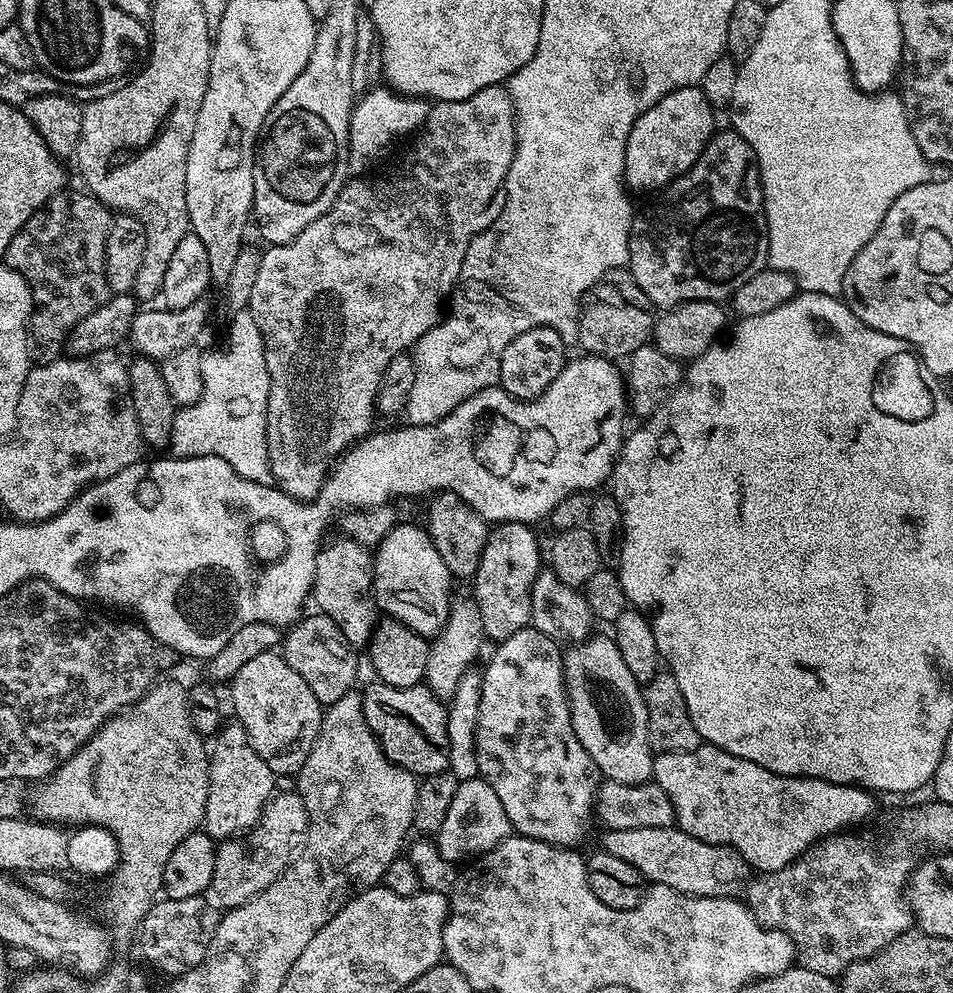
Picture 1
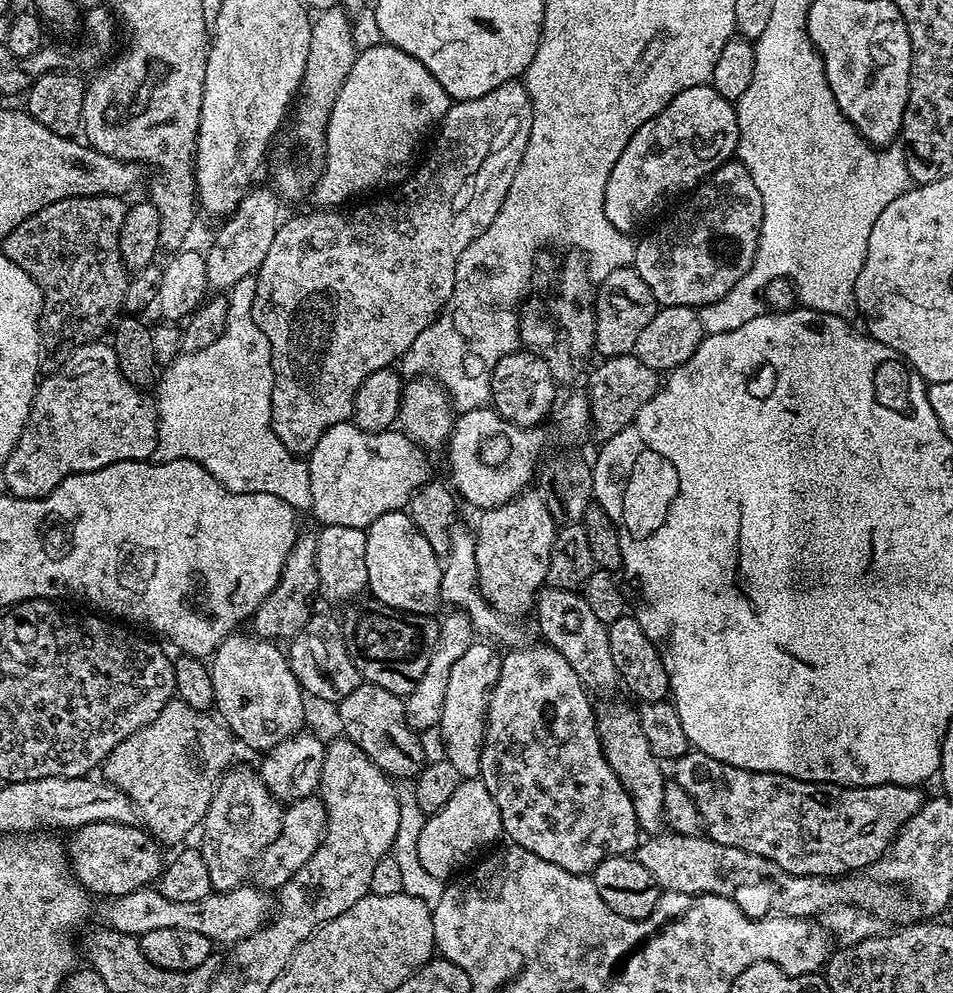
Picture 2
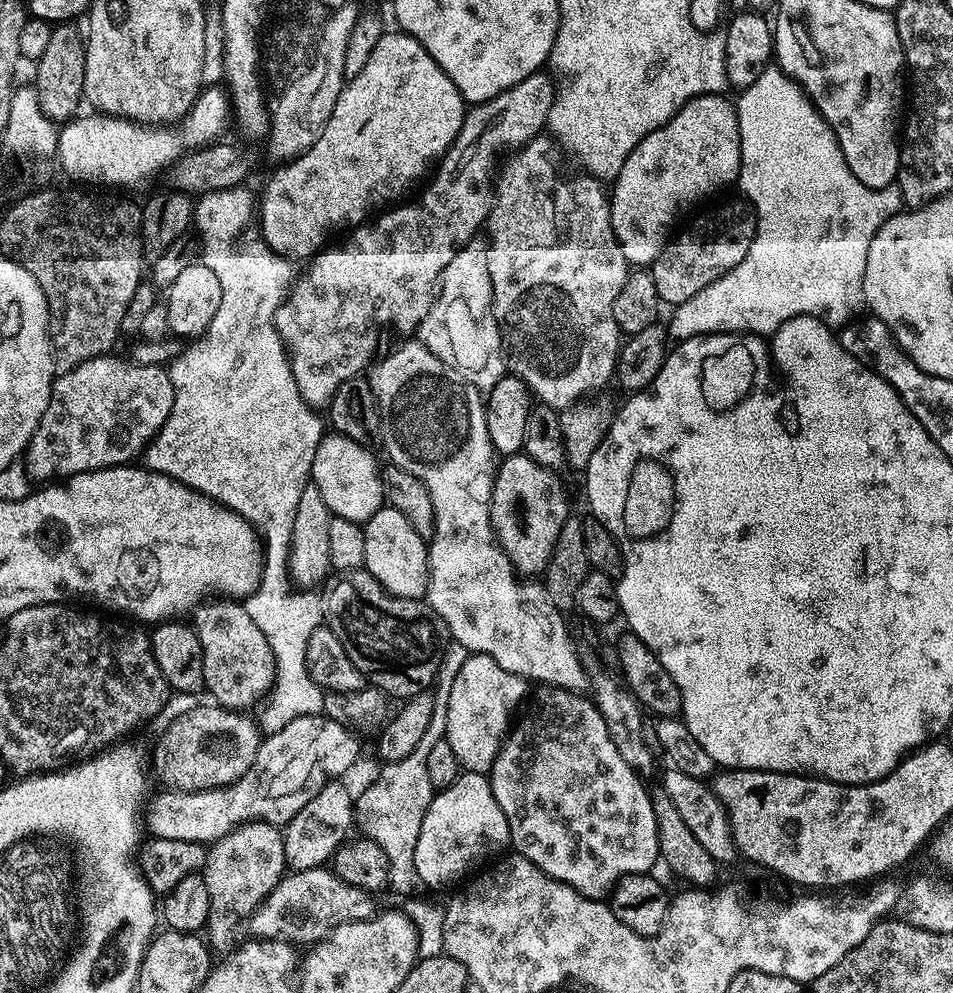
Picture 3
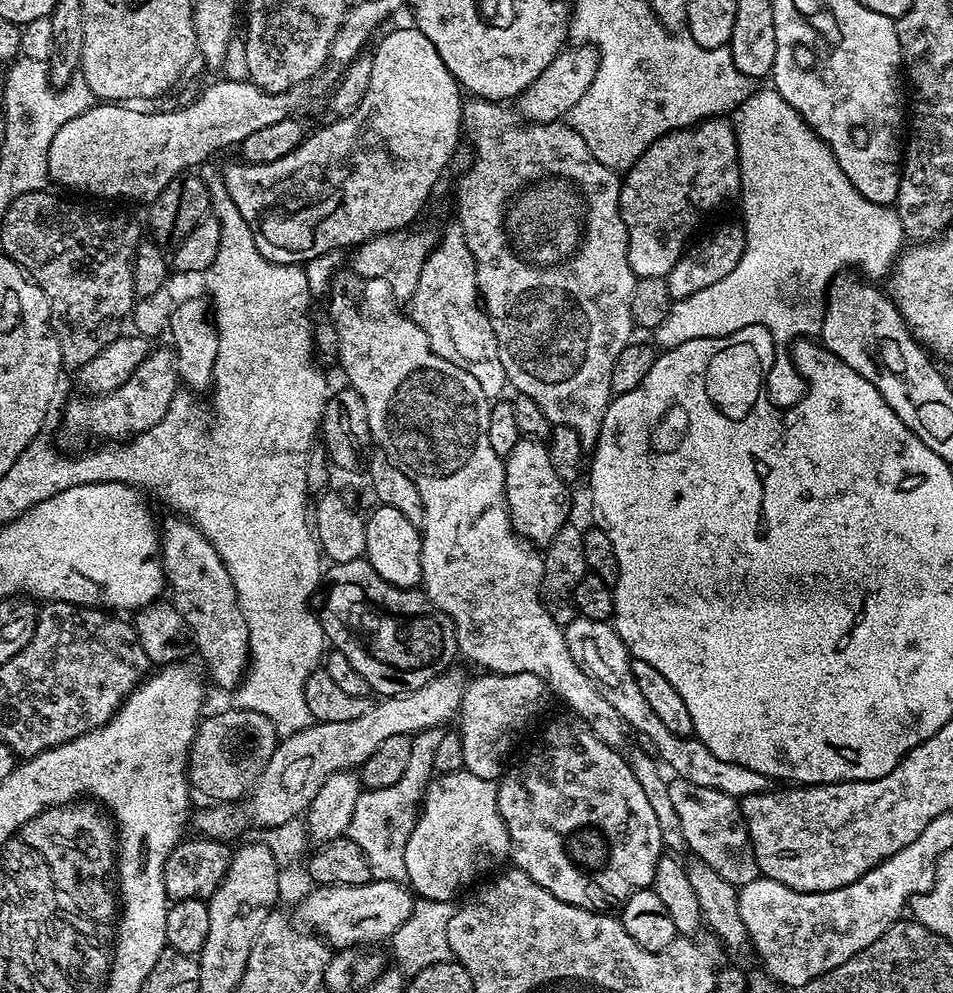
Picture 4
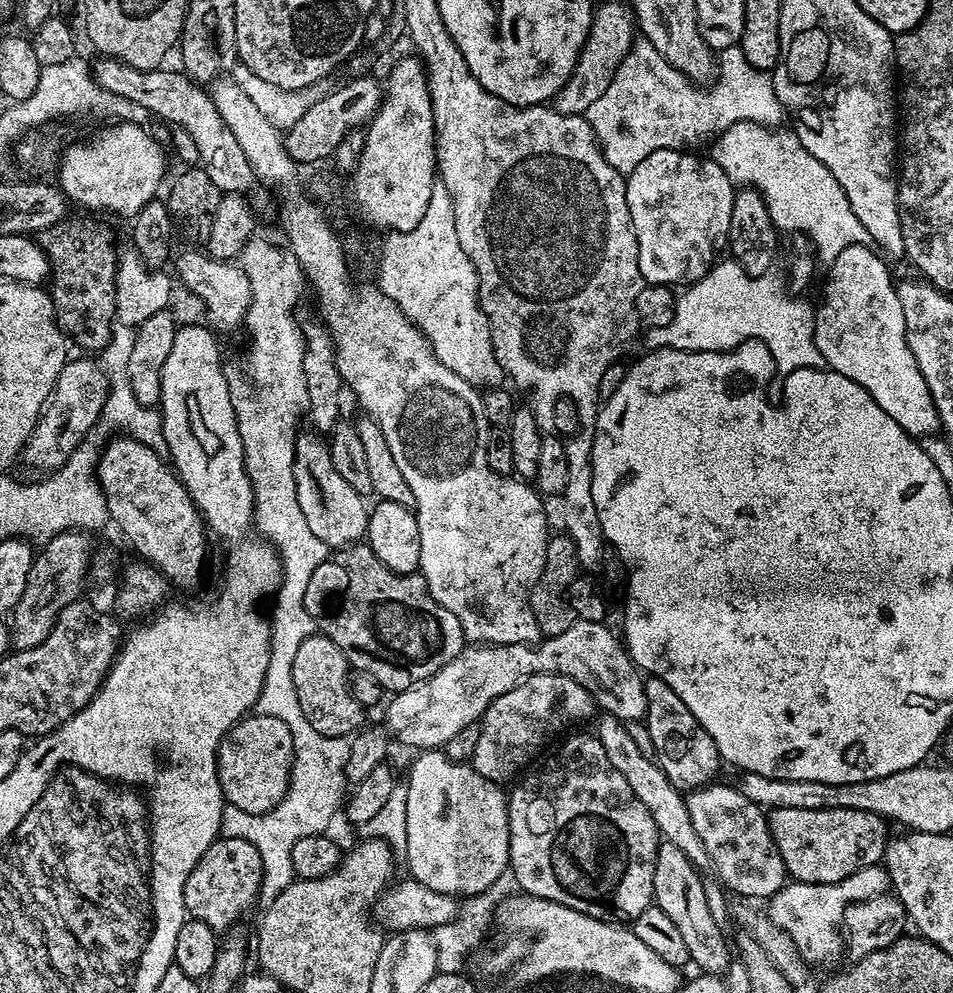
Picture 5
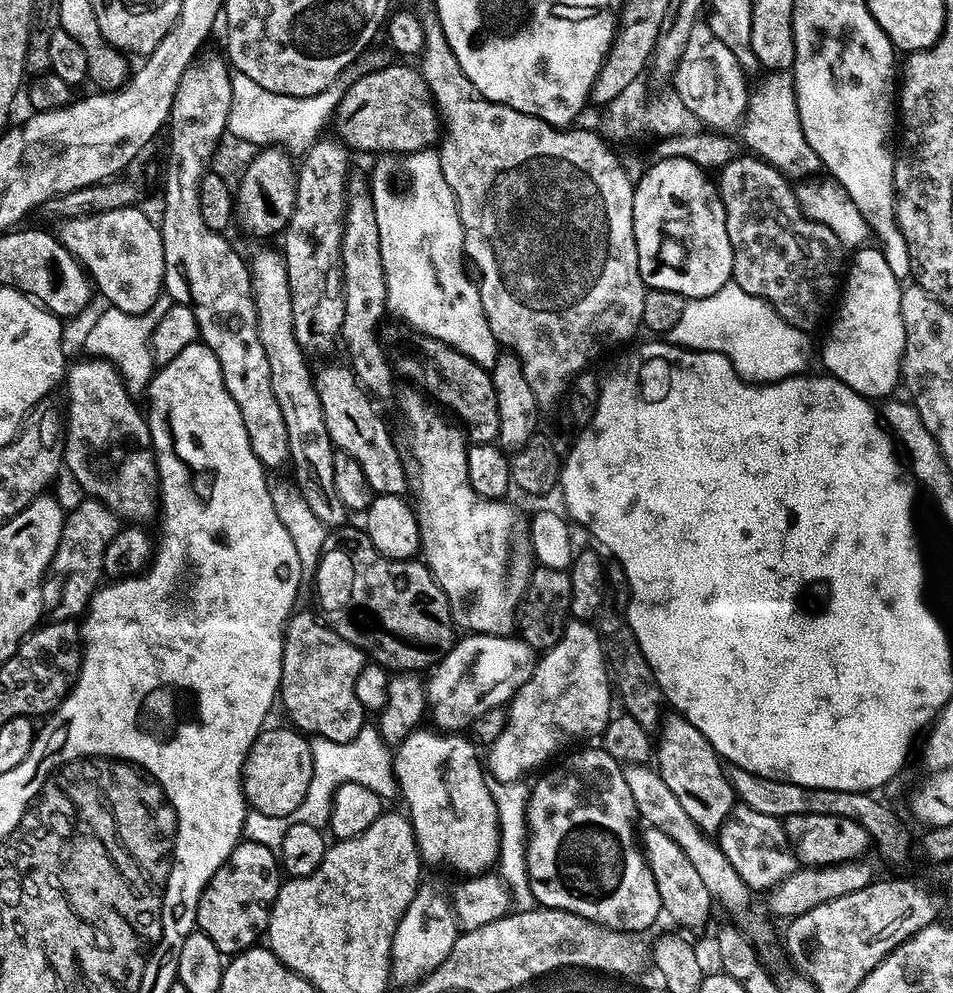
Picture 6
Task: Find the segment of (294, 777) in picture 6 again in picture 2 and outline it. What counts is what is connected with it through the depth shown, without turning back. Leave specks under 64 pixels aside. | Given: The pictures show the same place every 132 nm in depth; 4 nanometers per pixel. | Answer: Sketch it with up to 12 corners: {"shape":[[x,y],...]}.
{"shape":[[173,698],[102,776],[161,845],[203,825],[238,744]]}

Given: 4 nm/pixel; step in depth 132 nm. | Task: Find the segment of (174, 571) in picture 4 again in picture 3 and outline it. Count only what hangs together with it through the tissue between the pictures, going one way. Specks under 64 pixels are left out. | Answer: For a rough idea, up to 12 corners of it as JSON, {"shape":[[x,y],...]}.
{"shape":[[243,603],[195,609],[204,686],[217,705],[252,710],[276,659]]}

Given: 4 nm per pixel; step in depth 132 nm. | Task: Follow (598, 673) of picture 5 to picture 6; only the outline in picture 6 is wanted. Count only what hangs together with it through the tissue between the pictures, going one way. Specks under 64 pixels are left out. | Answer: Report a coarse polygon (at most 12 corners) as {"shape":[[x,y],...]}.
{"shape":[[464,634],[426,680],[427,715],[456,734],[534,674],[519,635]]}

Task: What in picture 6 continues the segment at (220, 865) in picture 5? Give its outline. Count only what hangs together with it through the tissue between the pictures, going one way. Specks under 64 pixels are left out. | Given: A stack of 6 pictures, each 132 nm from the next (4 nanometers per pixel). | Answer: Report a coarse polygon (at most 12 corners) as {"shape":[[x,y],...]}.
{"shape":[[241,839],[204,887],[195,927],[222,954],[267,933],[277,853]]}

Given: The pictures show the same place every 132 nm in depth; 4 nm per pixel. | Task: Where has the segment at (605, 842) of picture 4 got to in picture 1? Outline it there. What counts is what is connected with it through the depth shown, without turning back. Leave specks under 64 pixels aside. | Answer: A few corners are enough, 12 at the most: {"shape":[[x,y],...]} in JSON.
{"shape":[[561,645],[482,668],[479,779],[519,835],[579,849],[598,780]]}

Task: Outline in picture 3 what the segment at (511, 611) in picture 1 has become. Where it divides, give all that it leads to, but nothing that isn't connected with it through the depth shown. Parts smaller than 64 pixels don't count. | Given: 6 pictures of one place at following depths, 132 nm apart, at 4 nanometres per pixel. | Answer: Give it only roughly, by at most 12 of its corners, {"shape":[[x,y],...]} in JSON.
{"shape":[[499,461],[492,531],[517,573],[543,573],[570,518],[557,473]]}

